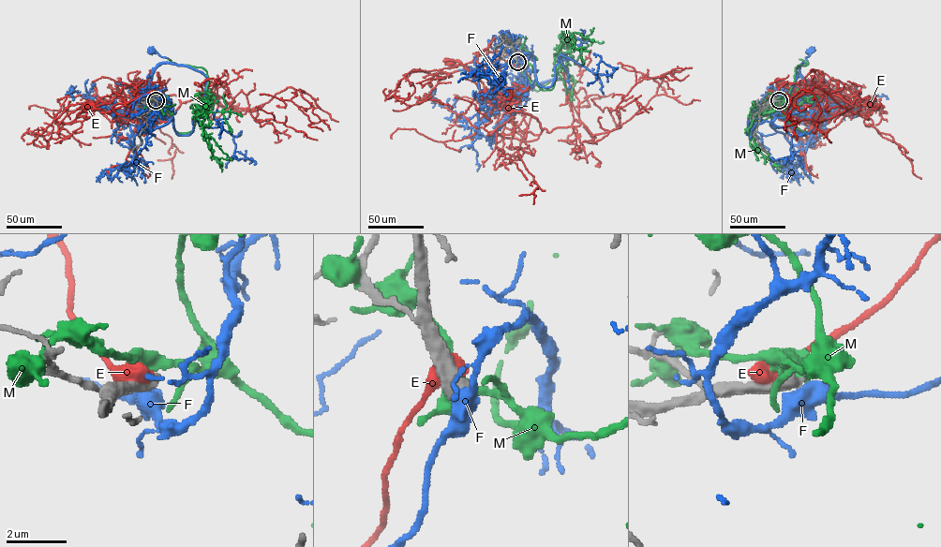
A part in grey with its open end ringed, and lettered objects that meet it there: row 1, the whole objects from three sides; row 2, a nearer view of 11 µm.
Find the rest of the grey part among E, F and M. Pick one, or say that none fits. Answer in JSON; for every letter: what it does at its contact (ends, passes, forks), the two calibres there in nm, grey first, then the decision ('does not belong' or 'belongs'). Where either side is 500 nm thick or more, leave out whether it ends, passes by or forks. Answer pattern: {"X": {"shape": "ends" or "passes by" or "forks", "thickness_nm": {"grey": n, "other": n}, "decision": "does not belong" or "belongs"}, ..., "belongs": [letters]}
{"E": {"thickness_nm": {"grey": 650, "other": 700}, "decision": "does not belong"}, "F": {"thickness_nm": {"grey": 600, "other": 550}, "decision": "does not belong"}, "M": {"thickness_nm": {"grey": 600, "other": 550}, "decision": "does not belong"}, "belongs": []}

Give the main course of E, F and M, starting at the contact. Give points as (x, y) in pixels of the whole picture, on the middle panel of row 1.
E: (516, 61), (521, 74), (508, 51), (484, 56), (516, 101), (507, 107), (451, 62)
F: (517, 62), (519, 59), (524, 65), (524, 78), (517, 90), (510, 94), (515, 82), (532, 90), (514, 94)
M: (517, 62), (531, 66), (536, 84), (551, 90), (557, 68), (570, 57), (567, 34), (583, 63)

